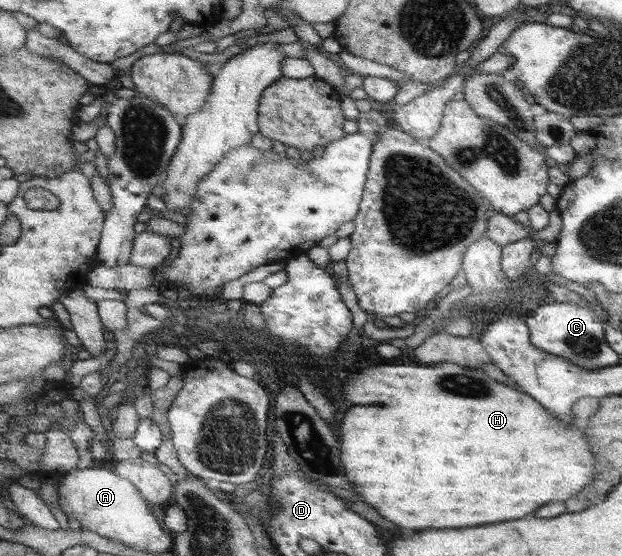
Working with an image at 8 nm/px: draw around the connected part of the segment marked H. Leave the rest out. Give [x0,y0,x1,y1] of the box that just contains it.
[341,362,597,528]

